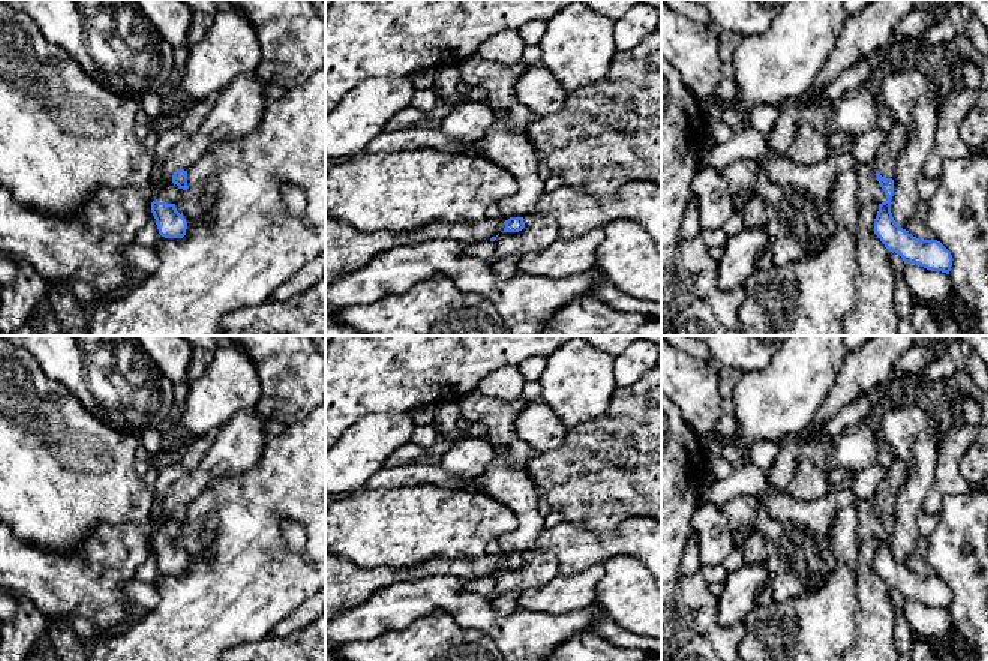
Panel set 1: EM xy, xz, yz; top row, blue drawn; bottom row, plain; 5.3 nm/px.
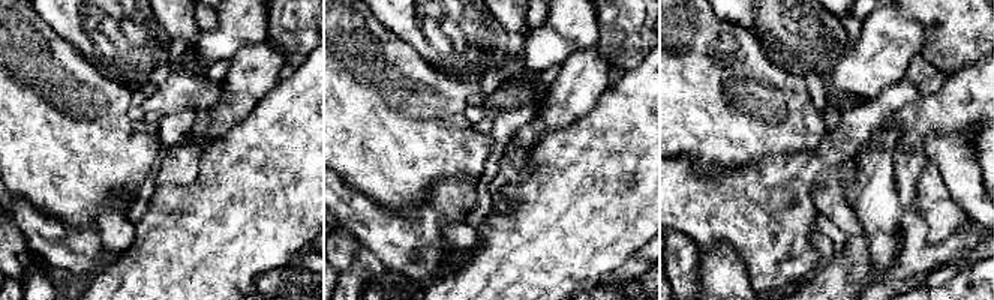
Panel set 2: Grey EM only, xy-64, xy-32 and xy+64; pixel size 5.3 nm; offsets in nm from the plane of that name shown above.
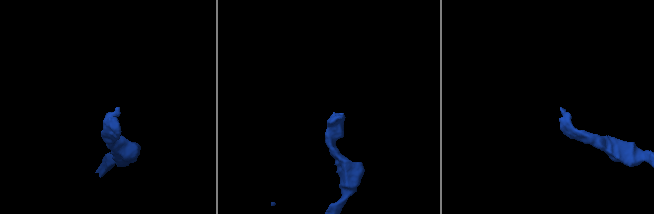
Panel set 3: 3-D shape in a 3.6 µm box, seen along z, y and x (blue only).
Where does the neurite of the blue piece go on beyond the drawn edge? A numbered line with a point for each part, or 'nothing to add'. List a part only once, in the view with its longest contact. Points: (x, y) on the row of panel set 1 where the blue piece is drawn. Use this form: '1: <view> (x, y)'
1: yz (750, 146)

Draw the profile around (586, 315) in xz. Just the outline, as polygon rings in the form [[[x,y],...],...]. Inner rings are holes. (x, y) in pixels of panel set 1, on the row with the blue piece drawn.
[[[583,295],[555,312],[538,336],[661,336],[661,318],[621,313]]]

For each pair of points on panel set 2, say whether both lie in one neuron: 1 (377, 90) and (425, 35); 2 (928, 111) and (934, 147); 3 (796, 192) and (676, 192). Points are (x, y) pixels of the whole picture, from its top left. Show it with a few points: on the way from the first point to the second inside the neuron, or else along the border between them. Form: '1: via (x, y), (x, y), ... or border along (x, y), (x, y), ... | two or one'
1: border along (386, 27), (401, 36), (440, 72) | two
2: border along (966, 129), (930, 134), (925, 140), (927, 158) | two
3: via (766, 192), (706, 192) | one

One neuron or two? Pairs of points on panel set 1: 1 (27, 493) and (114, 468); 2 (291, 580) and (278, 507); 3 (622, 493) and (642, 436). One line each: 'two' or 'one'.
1: one
2: one
3: one

